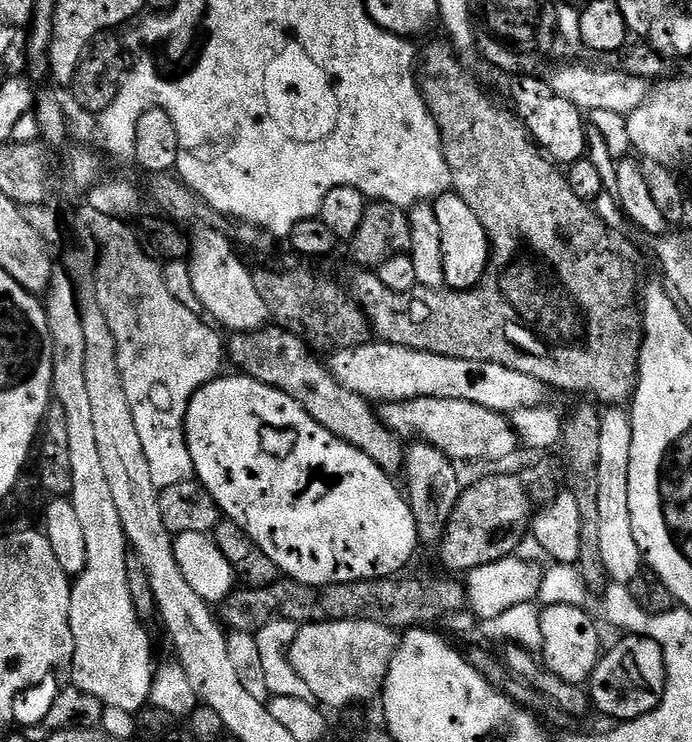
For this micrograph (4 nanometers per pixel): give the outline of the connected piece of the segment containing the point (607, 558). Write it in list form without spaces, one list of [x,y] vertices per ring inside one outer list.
[[[608,406],[603,409],[602,415],[600,417],[600,433],[598,434],[598,466],[596,467],[596,485],[598,486],[598,531],[600,540],[600,550],[602,550],[602,566],[606,566],[606,574],[608,575],[609,581],[613,584],[622,584],[625,586],[631,585],[634,578],[638,578],[642,571],[642,565],[644,564],[644,555],[640,552],[640,547],[638,542],[634,542],[634,526],[630,526],[630,446],[632,445],[632,418],[629,409],[624,406]]]

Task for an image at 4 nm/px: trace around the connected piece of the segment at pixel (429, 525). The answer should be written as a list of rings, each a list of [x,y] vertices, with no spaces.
[[[412,442],[407,445],[404,453],[403,487],[406,499],[414,514],[416,538],[421,545],[439,545],[444,539],[444,531],[450,522],[450,514],[454,514],[454,506],[458,506],[458,498],[462,491],[460,476],[456,473],[457,465],[442,450],[423,442]]]

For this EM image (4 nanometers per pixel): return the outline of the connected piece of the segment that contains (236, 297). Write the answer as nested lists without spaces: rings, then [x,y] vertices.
[[[200,226],[191,233],[188,269],[190,270],[190,278],[194,278],[194,290],[198,293],[198,298],[202,298],[204,312],[221,329],[229,328],[229,333],[232,334],[256,332],[259,328],[265,327],[269,323],[268,307],[266,306],[266,302],[262,302],[262,298],[258,294],[258,286],[254,286],[254,278],[252,277],[250,268],[247,268],[240,261],[239,254],[241,255],[241,253],[234,247],[233,241],[225,233],[224,237],[222,233],[215,232],[216,230],[212,226]]]

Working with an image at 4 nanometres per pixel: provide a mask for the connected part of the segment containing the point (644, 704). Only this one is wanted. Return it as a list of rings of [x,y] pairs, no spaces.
[[[625,635],[612,649],[601,655],[592,672],[590,699],[593,709],[613,716],[613,721],[623,722],[650,714],[659,706],[666,686],[664,651],[645,636]]]

